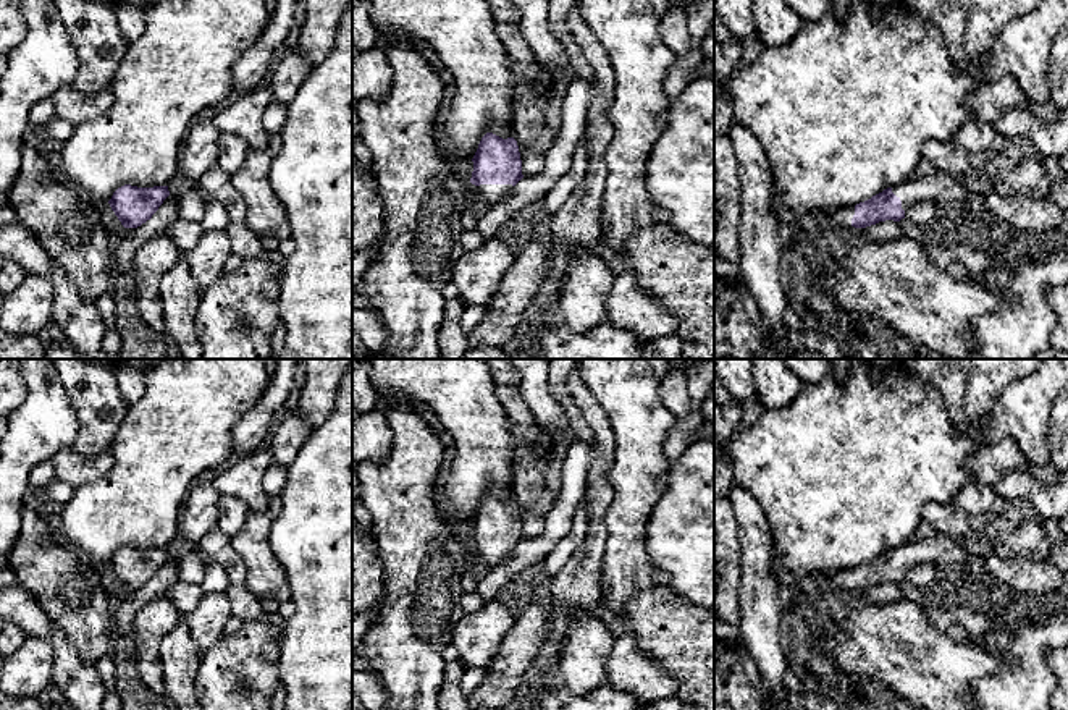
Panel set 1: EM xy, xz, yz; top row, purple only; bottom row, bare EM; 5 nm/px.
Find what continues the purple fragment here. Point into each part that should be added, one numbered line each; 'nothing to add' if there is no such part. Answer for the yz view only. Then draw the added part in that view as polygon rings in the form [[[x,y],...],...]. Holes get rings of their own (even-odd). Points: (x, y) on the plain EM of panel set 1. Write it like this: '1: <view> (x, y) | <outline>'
1: yz (1018, 532) | [[[1011,500],[984,529],[971,530],[961,540],[948,535],[913,539],[895,547],[892,555],[906,574],[921,563],[961,564],[990,553],[1008,560],[1047,561],[1050,550],[1052,542],[1032,506],[1026,500]]]
2: yz (840, 583) | [[[843,569],[832,576],[827,576],[827,581],[824,584],[826,594],[830,592],[847,600],[847,595],[855,592],[855,589],[851,587],[853,577],[855,577],[855,569]]]

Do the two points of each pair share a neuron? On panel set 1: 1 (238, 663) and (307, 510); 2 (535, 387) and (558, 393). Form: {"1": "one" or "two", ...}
{"1": "two", "2": "two"}

